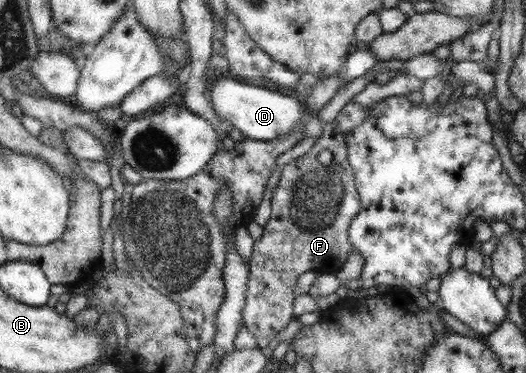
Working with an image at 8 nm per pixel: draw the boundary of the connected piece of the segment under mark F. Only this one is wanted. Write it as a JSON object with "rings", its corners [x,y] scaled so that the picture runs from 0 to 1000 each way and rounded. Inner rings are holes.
{"rings":[[[635,324],[614,343],[612,365],[601,378],[589,410],[549,437],[538,456],[517,534],[513,587],[500,609],[494,641],[485,649],[483,681],[475,716],[473,769],[468,786],[468,820],[462,826],[464,871],[479,893],[489,925],[510,930],[530,887],[538,887],[561,855],[559,807],[561,764],[568,737],[584,727],[639,735],[660,705],[660,689],[669,673],[660,635],[663,595],[683,568],[684,544],[675,512],[671,458],[660,434],[658,362],[644,354]],[[624,402],[633,413],[627,442],[606,437],[606,408]]]}

